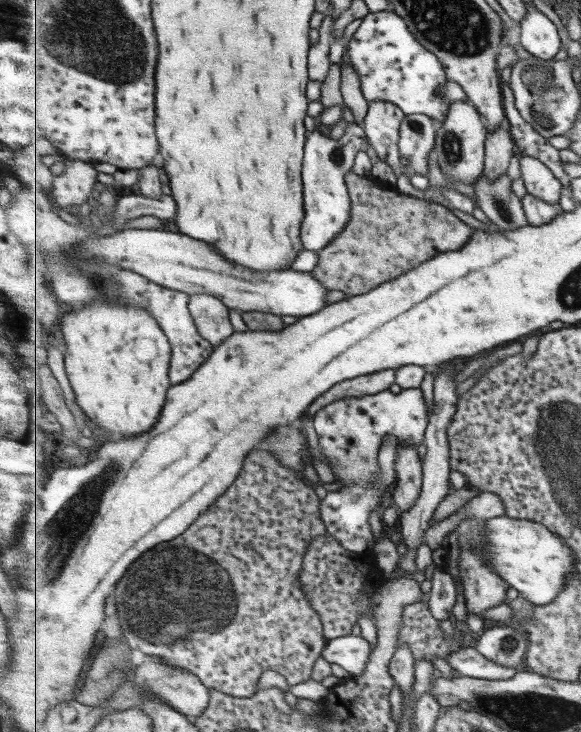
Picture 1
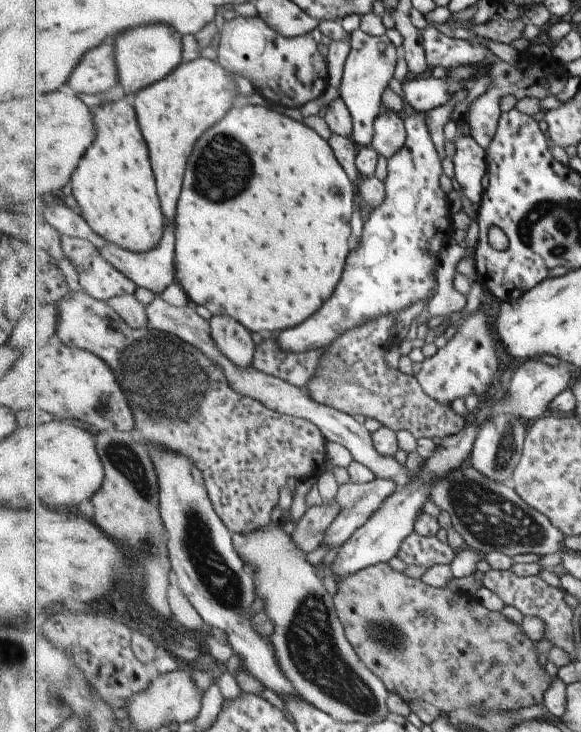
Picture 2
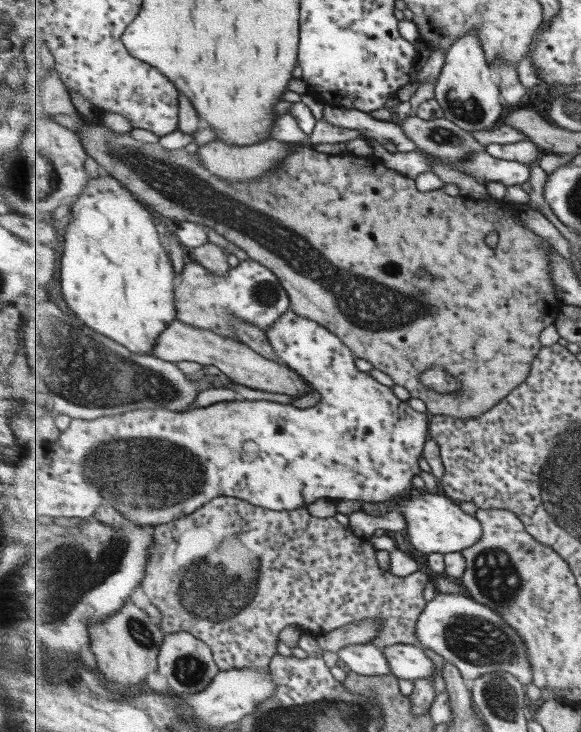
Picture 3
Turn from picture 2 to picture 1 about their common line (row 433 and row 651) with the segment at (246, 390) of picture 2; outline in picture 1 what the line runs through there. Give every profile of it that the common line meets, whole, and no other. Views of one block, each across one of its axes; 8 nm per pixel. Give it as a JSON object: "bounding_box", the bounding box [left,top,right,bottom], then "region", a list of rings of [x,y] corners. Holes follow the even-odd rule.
{"bounding_box":[322,635,373,677],"region":[[[347,635],[328,640],[322,657],[331,664],[338,664],[351,674],[359,677],[365,672],[373,646],[362,635]]]}

